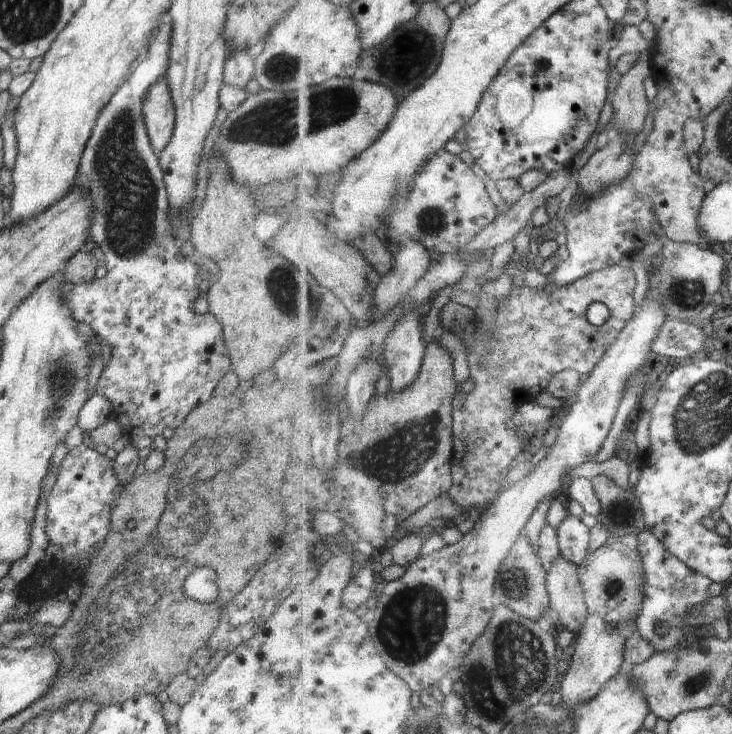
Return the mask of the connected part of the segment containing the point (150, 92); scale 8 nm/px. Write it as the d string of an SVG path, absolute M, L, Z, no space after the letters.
M160 77L148 88L142 110L148 138L158 154L168 144L175 127L175 106L166 78Z

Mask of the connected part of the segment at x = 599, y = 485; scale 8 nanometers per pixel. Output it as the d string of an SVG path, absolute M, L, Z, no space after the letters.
M597 474L593 485L602 503L601 513L596 517L598 524L609 532L610 541L614 537L639 535L647 530L647 522L643 504L637 495L636 486L629 489L621 487L611 476Z

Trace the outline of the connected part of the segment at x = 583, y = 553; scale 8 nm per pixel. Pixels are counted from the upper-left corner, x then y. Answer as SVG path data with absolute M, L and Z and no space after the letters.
M570 515L559 528L559 539L564 558L577 565L586 560L590 548L590 528L584 520Z

